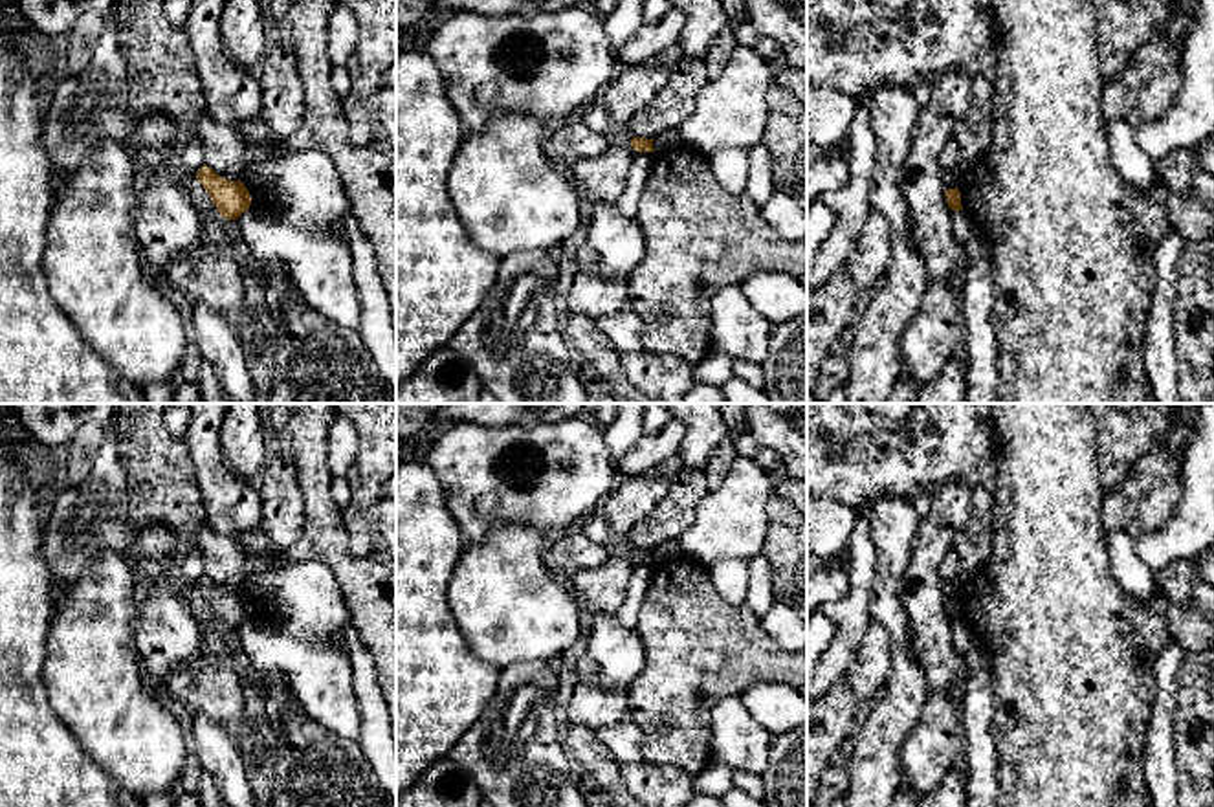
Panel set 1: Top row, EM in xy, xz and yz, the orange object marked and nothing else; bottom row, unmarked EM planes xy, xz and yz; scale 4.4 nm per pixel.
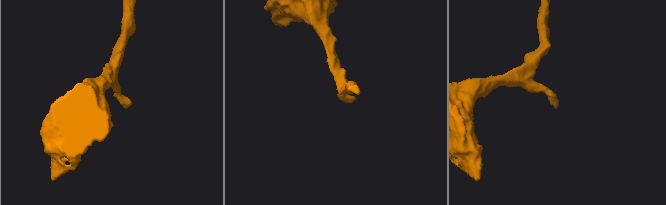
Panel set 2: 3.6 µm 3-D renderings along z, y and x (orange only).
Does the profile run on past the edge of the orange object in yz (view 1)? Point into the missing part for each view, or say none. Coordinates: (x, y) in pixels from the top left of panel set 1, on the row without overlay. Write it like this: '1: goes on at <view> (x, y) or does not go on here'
1: does not go on here

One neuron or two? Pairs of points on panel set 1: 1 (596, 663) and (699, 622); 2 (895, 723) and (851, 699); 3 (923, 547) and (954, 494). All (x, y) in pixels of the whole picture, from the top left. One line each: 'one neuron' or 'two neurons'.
1: two neurons
2: two neurons
3: one neuron

